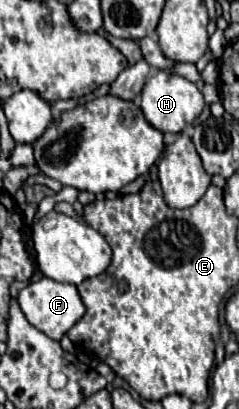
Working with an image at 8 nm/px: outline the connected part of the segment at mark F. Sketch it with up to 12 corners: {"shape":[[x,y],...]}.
{"shape":[[51,278],[19,292],[37,330],[61,340],[85,314],[77,288]]}

